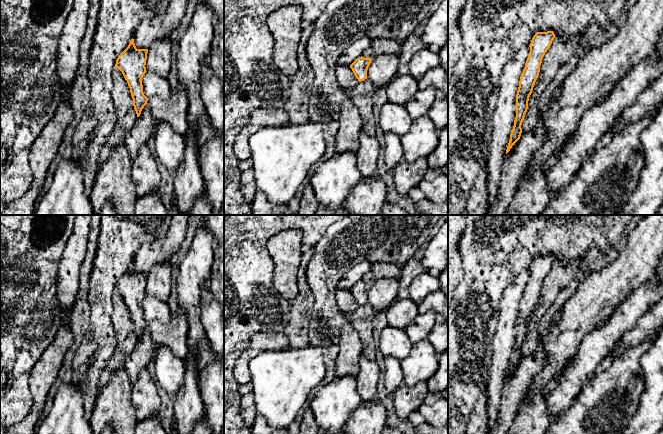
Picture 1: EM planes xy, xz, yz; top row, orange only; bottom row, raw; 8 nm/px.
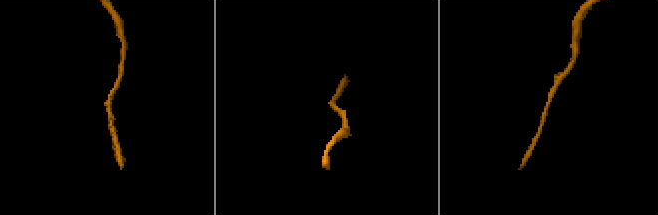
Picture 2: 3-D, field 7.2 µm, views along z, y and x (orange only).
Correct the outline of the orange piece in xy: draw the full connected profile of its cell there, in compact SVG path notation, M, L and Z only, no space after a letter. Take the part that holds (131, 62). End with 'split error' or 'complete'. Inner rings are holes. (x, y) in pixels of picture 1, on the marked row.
M132 38L128 47L118 56L115 64L128 83L137 117L140 116L148 101L143 93L142 85L142 78L146 73L147 53L147 49L137 49Z | complete

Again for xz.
M361 56L350 65L350 68L359 82L367 79L367 70L371 60L371 58L364 58Z | complete

